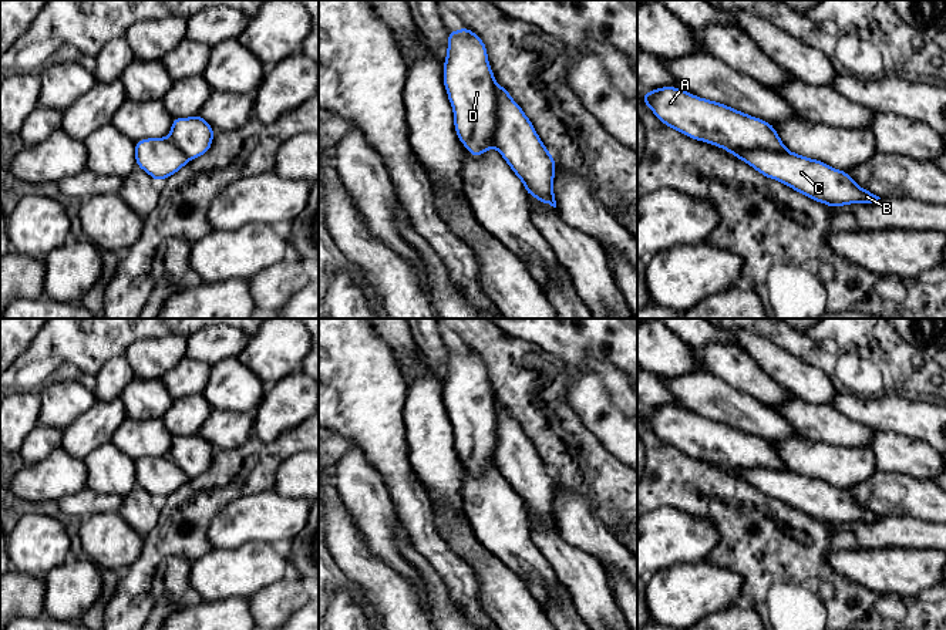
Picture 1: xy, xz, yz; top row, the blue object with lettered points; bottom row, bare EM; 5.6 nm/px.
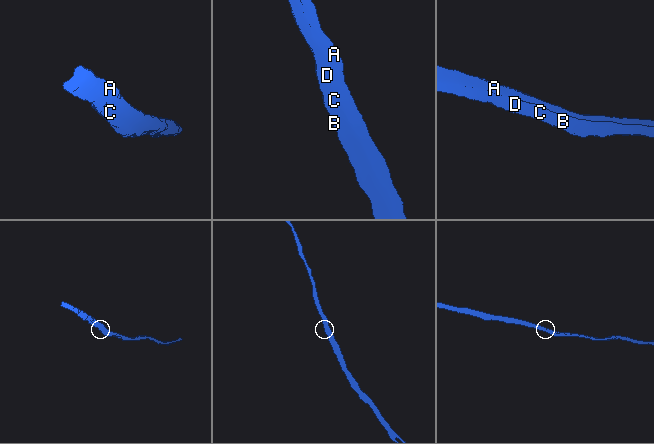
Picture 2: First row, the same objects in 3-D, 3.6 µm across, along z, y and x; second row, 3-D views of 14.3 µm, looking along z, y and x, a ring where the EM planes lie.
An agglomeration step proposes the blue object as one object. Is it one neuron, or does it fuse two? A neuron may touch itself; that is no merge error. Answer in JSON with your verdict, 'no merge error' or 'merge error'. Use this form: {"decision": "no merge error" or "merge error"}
{"decision": "merge error"}

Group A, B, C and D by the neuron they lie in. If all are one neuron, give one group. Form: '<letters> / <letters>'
A / B C D

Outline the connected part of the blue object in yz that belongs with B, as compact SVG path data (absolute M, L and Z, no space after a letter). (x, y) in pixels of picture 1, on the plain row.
M731 468L728 471L747 481L761 493L780 499L828 525L872 523L881 518L875 512L858 505L845 489L838 489L821 479L790 469Z

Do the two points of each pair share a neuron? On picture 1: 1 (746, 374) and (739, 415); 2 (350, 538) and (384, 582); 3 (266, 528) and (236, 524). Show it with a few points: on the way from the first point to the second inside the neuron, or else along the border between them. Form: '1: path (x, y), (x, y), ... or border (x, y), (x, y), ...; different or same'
1: border (713, 376), (771, 407); different
2: path (352, 549), (373, 570); same
3: path (259, 524), (243, 524); same

